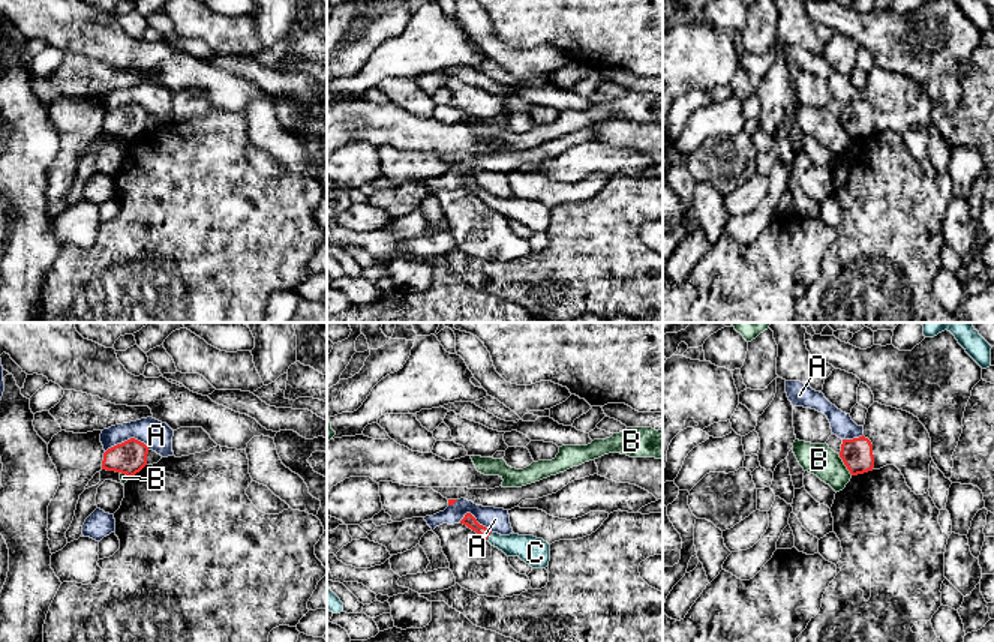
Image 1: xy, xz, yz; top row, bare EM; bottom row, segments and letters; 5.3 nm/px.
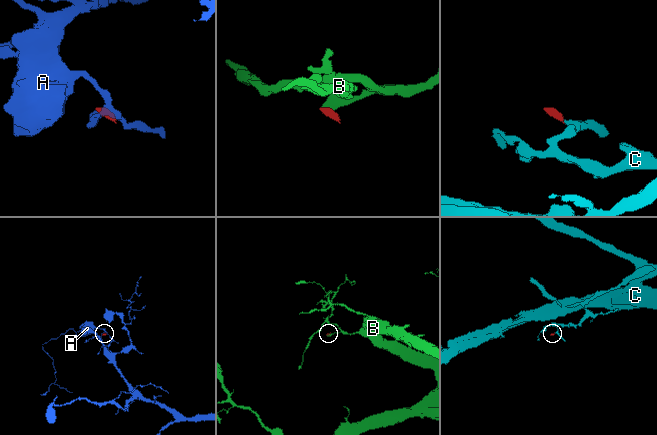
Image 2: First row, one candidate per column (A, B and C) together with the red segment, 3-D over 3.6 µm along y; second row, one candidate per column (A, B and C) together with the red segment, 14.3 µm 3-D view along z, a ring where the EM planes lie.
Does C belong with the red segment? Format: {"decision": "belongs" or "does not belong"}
{"decision": "belongs"}

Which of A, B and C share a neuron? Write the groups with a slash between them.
A / B / C

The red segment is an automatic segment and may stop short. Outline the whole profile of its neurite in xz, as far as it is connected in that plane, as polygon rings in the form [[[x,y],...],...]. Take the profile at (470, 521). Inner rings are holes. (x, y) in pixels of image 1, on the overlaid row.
[[[466,513],[460,524],[480,534],[507,556],[519,556],[532,568],[546,568],[549,566],[550,544],[543,538],[537,538],[534,536],[519,536],[514,532],[510,536],[492,532],[486,526],[480,525],[471,513]]]

